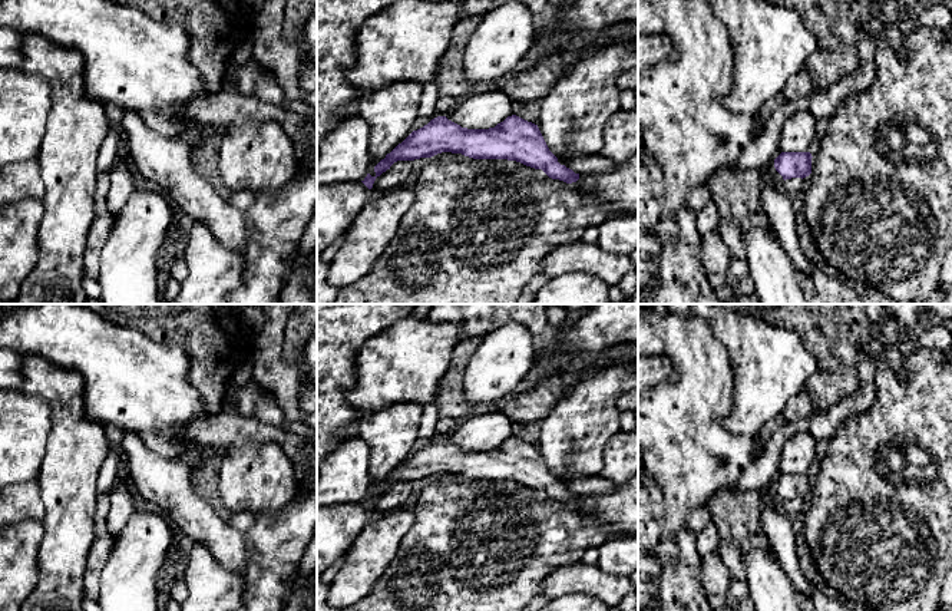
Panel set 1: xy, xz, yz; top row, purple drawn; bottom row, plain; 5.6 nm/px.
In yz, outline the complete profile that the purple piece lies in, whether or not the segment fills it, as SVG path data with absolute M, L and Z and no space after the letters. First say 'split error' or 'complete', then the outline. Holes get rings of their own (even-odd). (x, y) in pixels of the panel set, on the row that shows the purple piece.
complete; M781 152L774 159L776 171L783 179L806 178L811 174L811 153L810 152Z

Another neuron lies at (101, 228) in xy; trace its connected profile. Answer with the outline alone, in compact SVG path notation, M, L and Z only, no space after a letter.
M99 172L93 196L95 219L89 229L86 251L83 257L85 274L92 280L96 280L99 277L100 252L110 235L115 221L106 205L109 188L109 174Z

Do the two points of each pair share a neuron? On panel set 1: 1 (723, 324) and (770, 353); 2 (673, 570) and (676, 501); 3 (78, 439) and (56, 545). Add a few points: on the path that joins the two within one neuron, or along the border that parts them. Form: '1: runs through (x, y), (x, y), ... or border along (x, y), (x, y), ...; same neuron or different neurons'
1: runs through (734, 332), (759, 352); same neuron
2: border along (696, 508), (673, 535), (667, 535), (661, 529); different neurons
3: runs through (70, 465), (69, 519); same neuron

